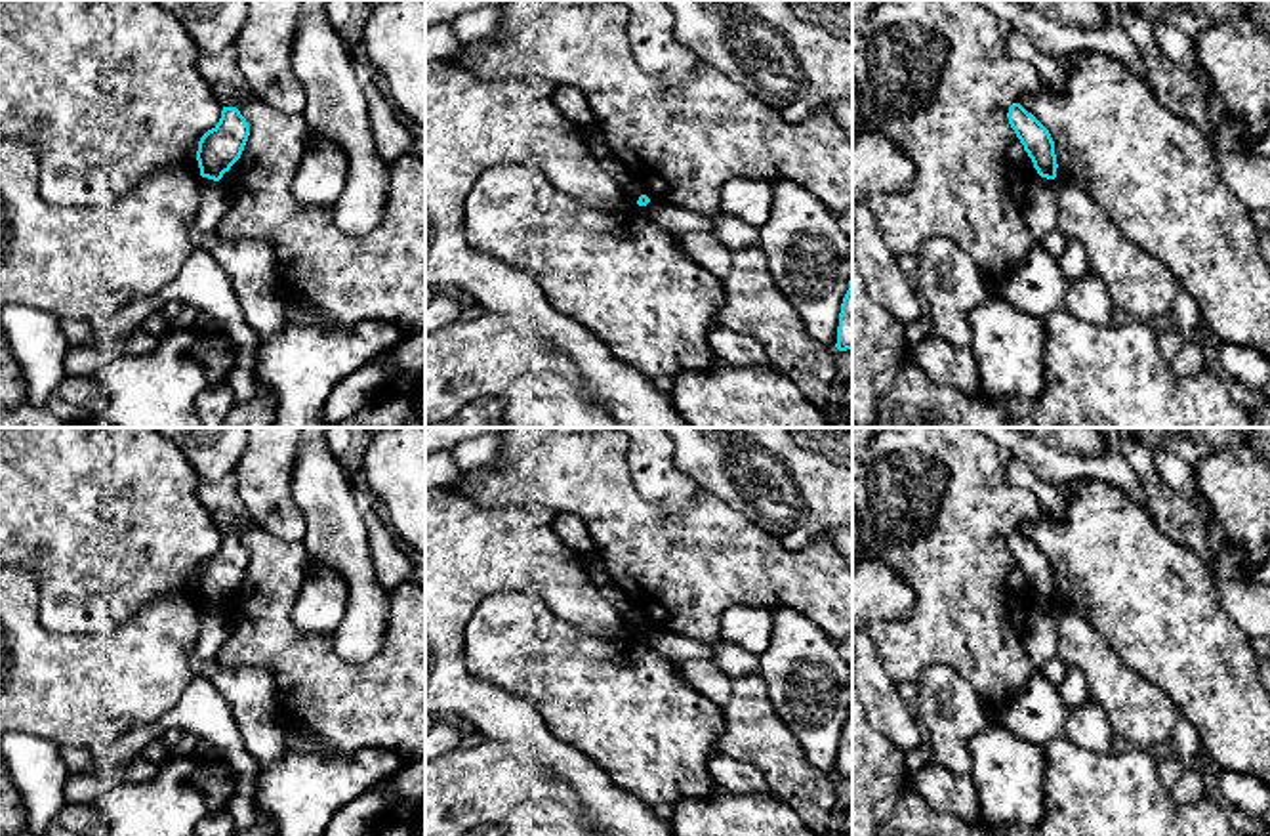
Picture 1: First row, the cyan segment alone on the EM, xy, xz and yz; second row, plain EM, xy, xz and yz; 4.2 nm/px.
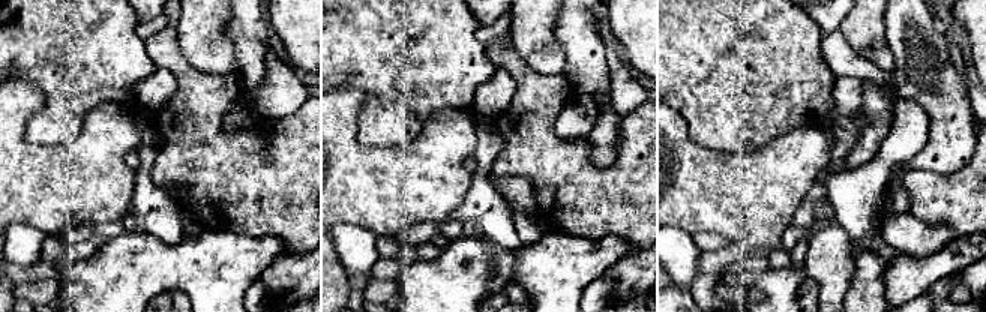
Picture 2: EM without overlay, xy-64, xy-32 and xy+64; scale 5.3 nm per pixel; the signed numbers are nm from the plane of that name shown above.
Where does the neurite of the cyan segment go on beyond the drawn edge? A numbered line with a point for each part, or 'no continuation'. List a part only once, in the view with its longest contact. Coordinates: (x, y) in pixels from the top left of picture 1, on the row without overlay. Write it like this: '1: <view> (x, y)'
no continuation

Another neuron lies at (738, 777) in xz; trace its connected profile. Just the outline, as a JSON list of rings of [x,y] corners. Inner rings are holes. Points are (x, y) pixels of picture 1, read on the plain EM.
[[[719,752],[707,760],[707,773],[719,790],[738,796],[767,796],[765,775],[748,762],[738,762]]]

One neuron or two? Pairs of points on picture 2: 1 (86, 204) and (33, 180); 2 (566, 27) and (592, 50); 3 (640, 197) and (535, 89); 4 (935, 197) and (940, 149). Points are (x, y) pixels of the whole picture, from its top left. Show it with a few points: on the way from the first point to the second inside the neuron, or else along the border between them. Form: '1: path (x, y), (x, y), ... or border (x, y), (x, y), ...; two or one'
1: path (72, 191), (66, 185), (47, 185); one
2: path (572, 32), (586, 45); one
3: path (604, 197), (538, 134), (538, 125); one
4: border (968, 158), (952, 173), (902, 167); two

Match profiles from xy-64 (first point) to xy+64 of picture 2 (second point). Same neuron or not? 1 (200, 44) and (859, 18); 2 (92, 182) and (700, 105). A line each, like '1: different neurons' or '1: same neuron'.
1: same neuron
2: different neurons

